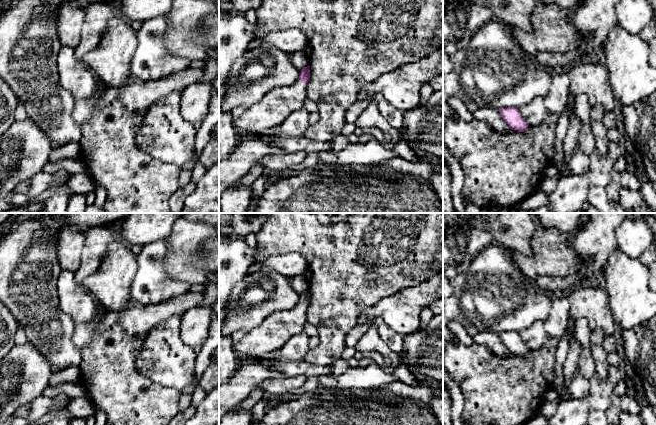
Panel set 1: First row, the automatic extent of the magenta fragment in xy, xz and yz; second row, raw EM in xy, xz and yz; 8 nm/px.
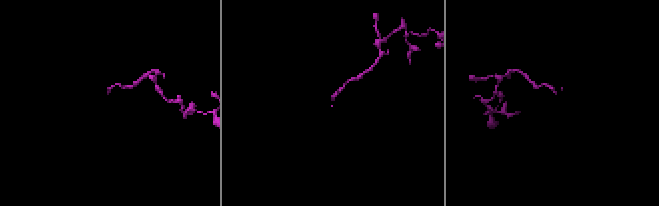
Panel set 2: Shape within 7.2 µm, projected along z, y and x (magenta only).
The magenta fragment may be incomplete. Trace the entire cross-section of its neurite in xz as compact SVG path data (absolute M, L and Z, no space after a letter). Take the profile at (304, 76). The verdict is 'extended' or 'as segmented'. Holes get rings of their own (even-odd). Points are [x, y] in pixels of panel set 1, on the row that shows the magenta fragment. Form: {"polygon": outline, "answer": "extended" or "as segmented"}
{"polygon": "M308 65L300 71L299 79L294 84L277 87L265 93L234 121L234 126L243 133L259 137L279 129L294 111L304 108L309 80L310 66Z", "answer": "extended"}

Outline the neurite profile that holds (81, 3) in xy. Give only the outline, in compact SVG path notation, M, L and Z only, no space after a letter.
M64 0L64 3L74 2L75 5L84 9L86 6L88 6L89 4L91 4L93 2L108 2L108 1L109 0Z

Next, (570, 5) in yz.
M541 0L541 3L545 5L556 5L567 11L575 10L583 0Z

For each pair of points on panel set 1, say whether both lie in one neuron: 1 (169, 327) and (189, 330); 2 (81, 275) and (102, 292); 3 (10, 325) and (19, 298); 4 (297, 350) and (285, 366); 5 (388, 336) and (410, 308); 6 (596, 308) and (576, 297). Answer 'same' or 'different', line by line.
1: different
2: different
3: different
4: different
5: different
6: same

